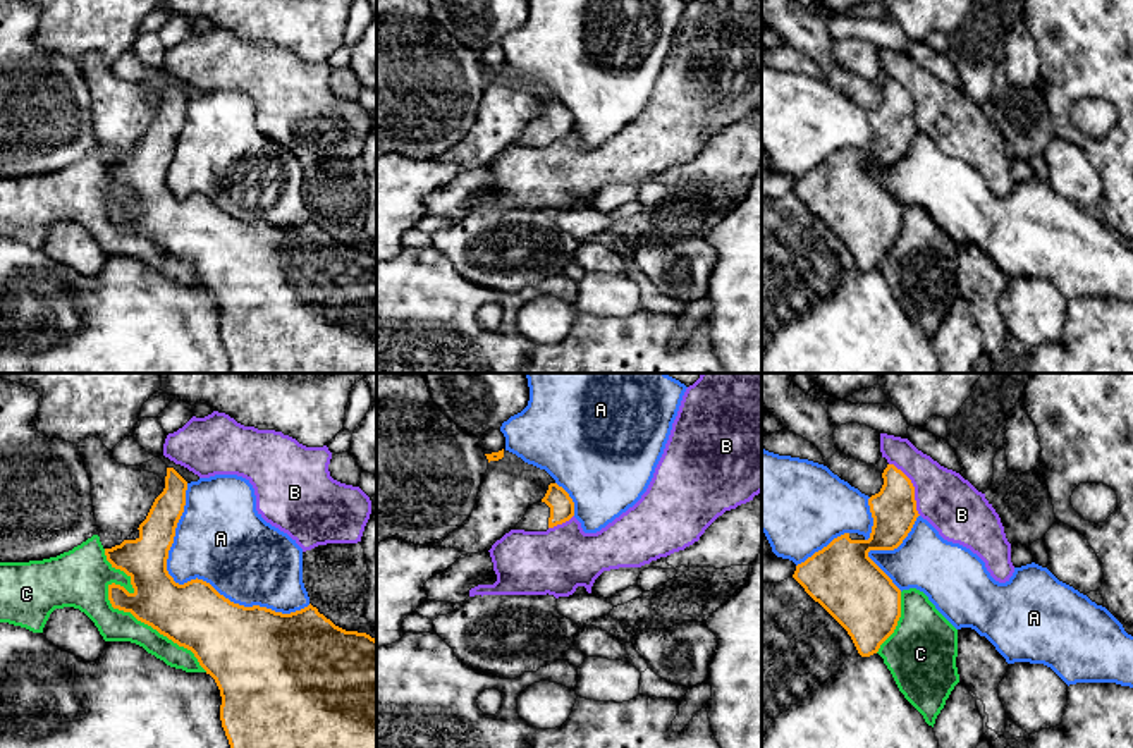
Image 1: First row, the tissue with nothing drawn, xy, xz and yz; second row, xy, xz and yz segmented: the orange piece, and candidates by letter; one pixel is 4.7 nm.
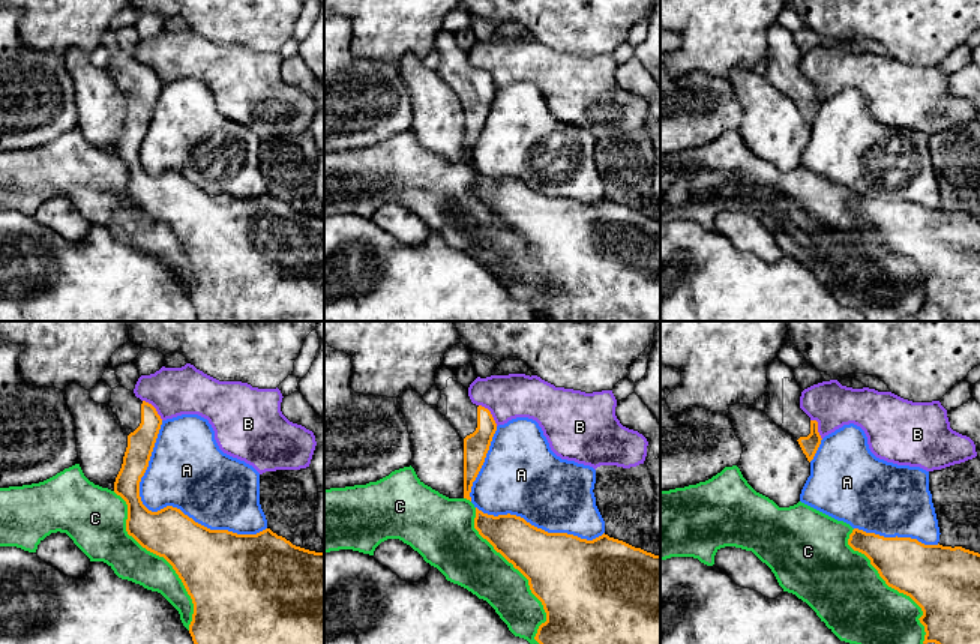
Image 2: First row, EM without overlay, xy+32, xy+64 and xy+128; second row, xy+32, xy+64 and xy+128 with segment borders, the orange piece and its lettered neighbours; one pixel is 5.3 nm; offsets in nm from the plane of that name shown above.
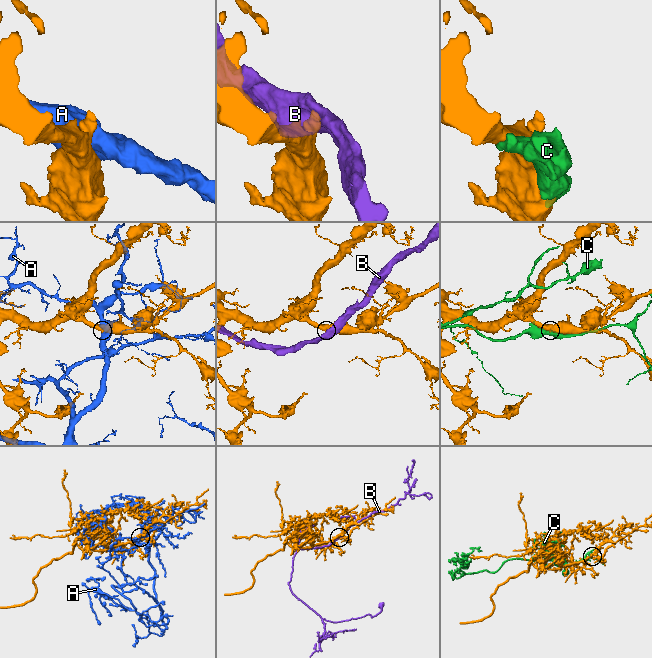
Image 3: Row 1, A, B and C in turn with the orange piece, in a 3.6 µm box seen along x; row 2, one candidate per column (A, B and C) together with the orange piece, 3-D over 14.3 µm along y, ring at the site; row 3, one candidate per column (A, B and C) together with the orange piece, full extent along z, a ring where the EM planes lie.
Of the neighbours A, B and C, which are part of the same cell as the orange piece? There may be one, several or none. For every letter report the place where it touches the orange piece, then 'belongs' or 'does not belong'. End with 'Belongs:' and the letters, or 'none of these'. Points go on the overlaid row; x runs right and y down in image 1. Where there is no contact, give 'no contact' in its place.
A: xy (195, 580) | does not belong
B: yz (913, 487) | does not belong
C: xy (117, 607) | does not belong
Belongs: none of these

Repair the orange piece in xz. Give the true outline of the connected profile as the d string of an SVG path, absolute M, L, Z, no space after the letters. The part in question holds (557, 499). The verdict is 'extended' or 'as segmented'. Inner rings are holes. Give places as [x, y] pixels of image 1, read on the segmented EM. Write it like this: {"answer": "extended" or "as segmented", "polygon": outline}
{"answer": "extended", "polygon": "M550 483L545 497L530 506L516 530L547 531L574 516L574 502L569 494L557 483Z"}

